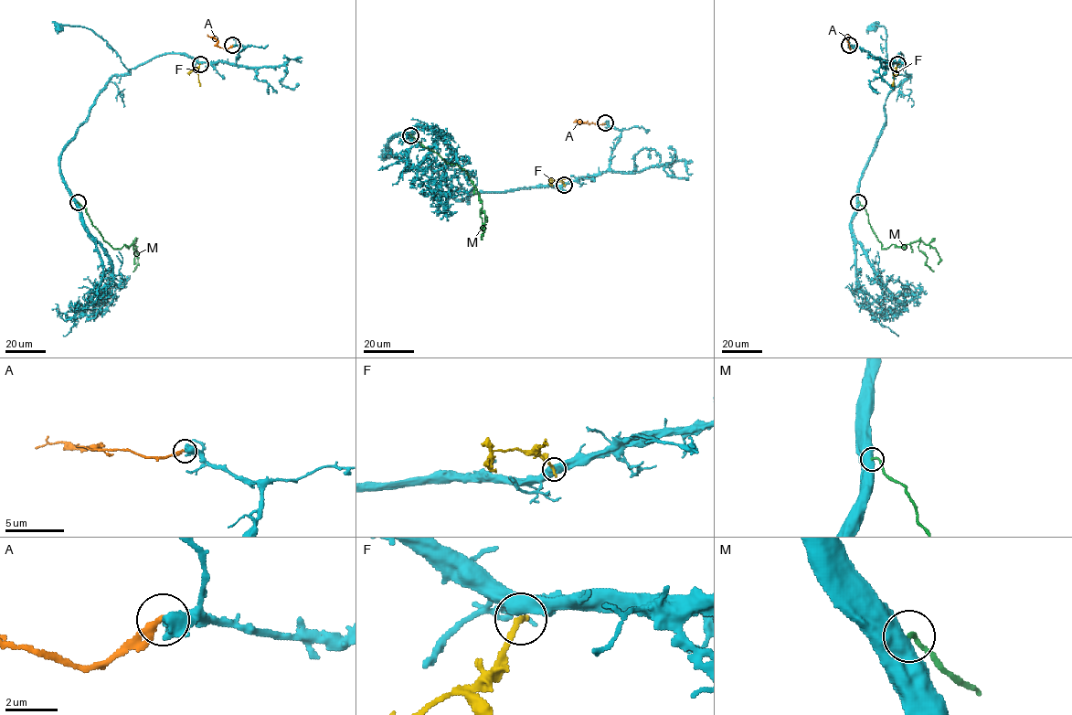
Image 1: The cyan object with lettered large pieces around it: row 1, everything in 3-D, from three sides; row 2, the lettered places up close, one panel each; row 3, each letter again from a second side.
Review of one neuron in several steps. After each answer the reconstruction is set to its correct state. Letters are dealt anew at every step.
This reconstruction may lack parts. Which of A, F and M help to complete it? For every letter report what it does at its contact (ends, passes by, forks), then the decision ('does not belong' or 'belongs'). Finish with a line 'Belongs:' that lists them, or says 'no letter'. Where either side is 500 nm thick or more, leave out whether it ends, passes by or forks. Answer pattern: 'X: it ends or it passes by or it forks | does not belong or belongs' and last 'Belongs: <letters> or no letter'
A: belongs
F: does not belong
M: does not belong
Belongs: A

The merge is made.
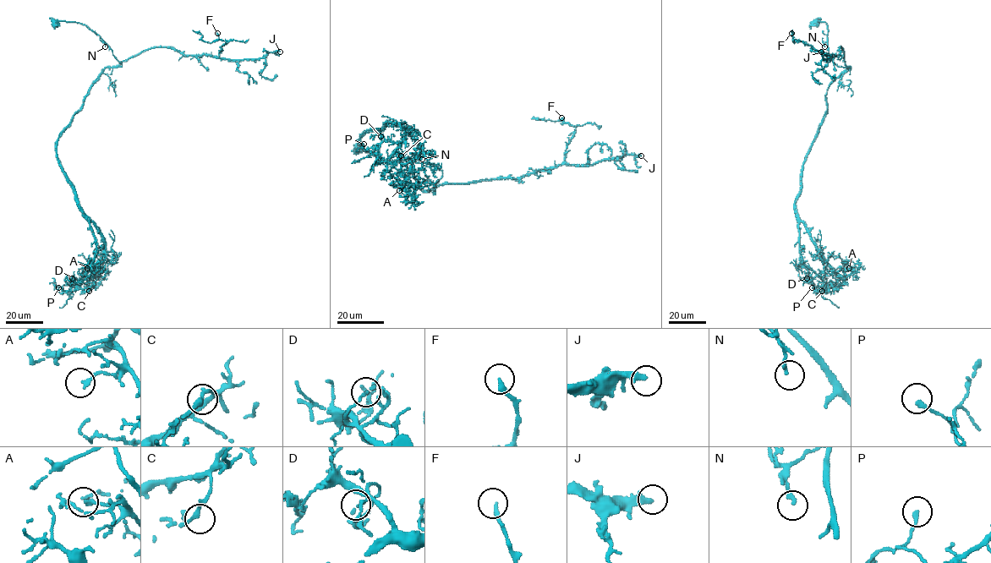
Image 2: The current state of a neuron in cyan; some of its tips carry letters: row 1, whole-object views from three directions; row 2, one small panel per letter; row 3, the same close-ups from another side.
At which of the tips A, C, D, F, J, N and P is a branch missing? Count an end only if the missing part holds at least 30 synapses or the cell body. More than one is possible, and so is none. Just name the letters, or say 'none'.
J

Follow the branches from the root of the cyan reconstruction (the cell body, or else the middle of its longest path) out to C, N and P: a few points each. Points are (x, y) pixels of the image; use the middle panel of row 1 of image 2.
C: (358, 148), (431, 164), (440, 178), (424, 191), (360, 138), (386, 122), (408, 127), (389, 161), (401, 155)
N: (358, 148), (394, 162), (410, 163), (422, 159)
P: (358, 148), (442, 176), (424, 191), (360, 144), (386, 122), (408, 127), (399, 142), (364, 144)

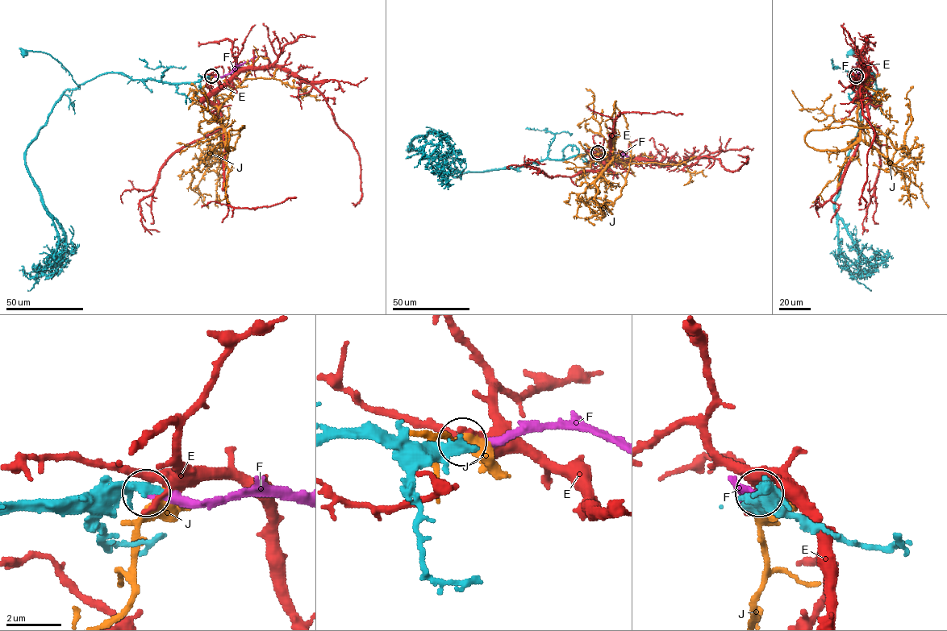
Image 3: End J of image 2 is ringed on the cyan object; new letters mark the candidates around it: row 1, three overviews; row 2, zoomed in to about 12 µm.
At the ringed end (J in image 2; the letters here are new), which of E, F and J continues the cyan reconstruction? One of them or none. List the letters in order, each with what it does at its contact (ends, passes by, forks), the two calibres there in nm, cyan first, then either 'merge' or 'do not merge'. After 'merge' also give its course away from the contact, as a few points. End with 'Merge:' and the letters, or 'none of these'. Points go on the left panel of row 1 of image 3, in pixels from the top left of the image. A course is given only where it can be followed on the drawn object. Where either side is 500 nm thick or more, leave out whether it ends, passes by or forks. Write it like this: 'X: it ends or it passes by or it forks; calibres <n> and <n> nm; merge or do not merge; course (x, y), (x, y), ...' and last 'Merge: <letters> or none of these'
E: it forks; calibres 300 and 320 nm; do not merge
F: it ends; calibres 280 and 280 nm; merge; course (211, 76), (227, 75), (236, 66), (257, 56)
J: it passes by; calibres 400 and 480 nm; do not merge
Merge: F

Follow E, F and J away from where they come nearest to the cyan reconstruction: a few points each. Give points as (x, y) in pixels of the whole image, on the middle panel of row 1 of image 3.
E: (598, 153), (621, 160), (672, 164), (711, 157), (718, 159), (727, 170), (736, 171), (748, 159), (738, 155)
F: (598, 152), (644, 155)
J: (598, 153), (588, 153), (598, 162), (612, 157), (594, 181), (604, 212), (625, 179), (593, 177)

